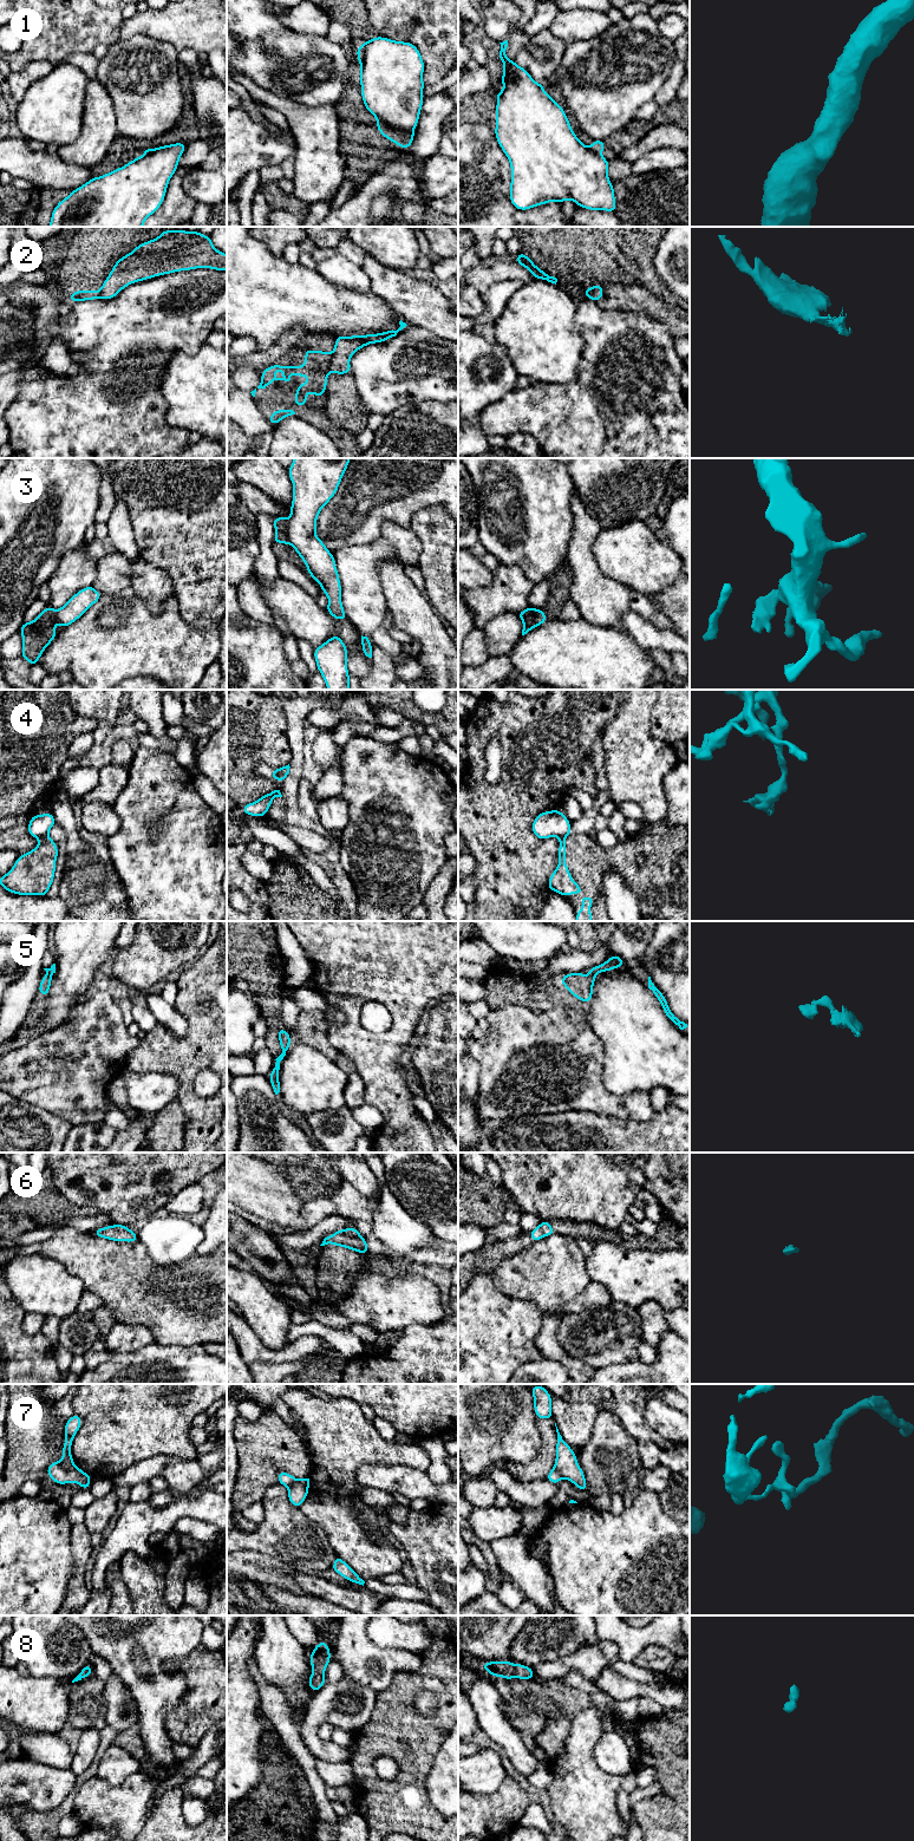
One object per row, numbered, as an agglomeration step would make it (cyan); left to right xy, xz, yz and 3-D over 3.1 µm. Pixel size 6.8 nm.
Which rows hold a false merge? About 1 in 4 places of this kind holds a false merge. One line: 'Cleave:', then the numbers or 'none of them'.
Cleave: 1, 2, 3, 4, 7

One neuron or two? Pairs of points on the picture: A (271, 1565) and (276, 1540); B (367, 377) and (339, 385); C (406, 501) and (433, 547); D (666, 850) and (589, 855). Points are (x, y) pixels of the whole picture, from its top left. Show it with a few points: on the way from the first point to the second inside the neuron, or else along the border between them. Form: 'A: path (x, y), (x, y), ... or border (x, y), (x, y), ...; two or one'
A: border (246, 1549), (267, 1553), (291, 1564), (295, 1568); two
B: border (351, 372), (358, 398), (364, 407); two
C: border (439, 504), (419, 509), (412, 516), (410, 526); two
D: path (651, 870), (631, 872), (609, 861); one

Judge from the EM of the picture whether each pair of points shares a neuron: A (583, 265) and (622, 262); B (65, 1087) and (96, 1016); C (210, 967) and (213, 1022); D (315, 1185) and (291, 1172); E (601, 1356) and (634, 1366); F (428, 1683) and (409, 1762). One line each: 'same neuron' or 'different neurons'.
A: same neuron
B: same neuron
C: same neuron
D: same neuron
E: different neurons
F: same neuron

